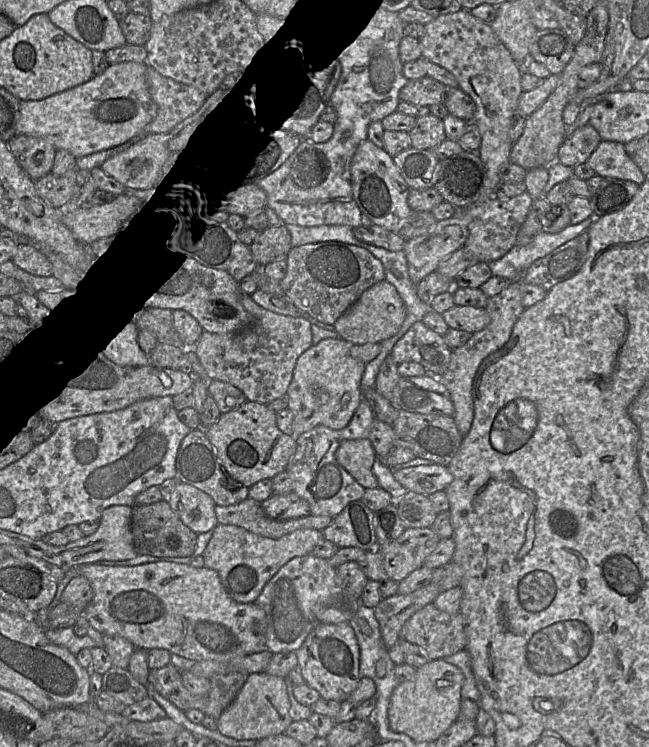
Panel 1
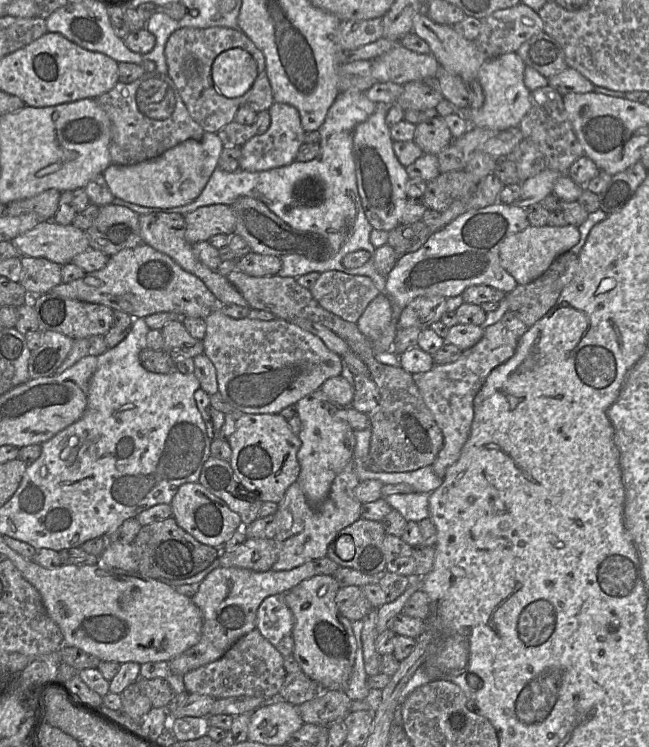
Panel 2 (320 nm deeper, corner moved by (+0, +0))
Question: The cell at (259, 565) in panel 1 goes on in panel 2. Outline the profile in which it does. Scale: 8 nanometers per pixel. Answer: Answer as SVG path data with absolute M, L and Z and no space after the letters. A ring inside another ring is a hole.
M313 561L287 571L257 572L245 568L217 567L199 583L192 597L200 609L203 626L199 642L169 661L172 674L182 676L189 671L221 658L242 636L256 628L256 614L268 596L288 592L301 581L315 575Z

